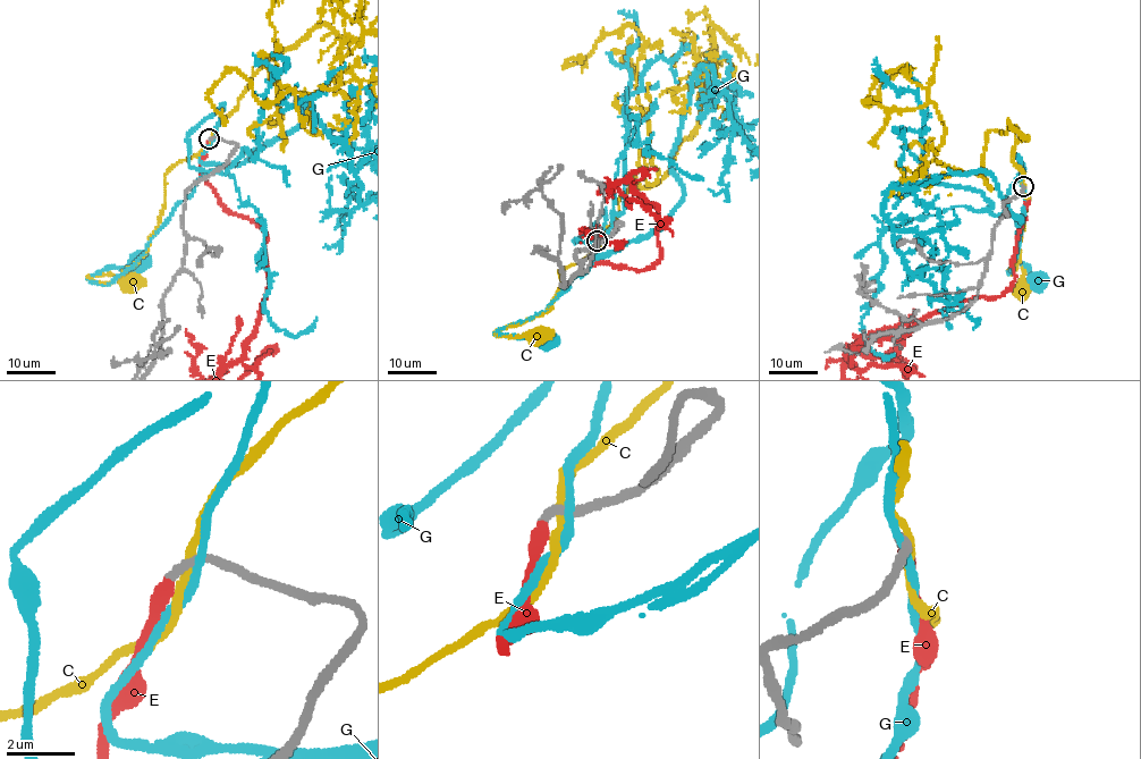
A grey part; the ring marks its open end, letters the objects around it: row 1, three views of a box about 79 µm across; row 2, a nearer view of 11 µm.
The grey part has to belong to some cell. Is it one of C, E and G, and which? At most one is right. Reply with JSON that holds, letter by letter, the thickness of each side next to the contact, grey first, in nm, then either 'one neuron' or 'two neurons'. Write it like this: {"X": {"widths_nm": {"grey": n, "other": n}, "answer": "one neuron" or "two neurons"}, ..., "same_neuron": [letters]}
{"C": {"widths_nm": {"grey": 320, "other": 220}, "answer": "two neurons"}, "E": {"widths_nm": {"grey": 240, "other": 320}, "answer": "one neuron"}, "G": {"widths_nm": {"grey": 340, "other": 200}, "answer": "two neurons"}, "same_neuron": ["E"]}

